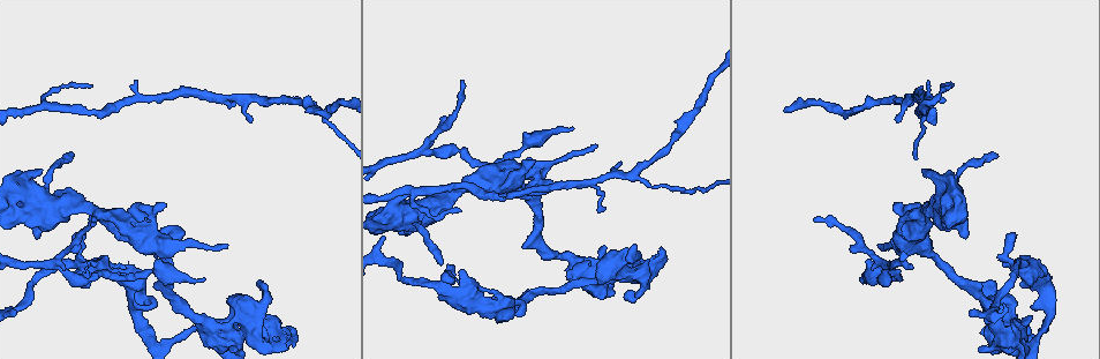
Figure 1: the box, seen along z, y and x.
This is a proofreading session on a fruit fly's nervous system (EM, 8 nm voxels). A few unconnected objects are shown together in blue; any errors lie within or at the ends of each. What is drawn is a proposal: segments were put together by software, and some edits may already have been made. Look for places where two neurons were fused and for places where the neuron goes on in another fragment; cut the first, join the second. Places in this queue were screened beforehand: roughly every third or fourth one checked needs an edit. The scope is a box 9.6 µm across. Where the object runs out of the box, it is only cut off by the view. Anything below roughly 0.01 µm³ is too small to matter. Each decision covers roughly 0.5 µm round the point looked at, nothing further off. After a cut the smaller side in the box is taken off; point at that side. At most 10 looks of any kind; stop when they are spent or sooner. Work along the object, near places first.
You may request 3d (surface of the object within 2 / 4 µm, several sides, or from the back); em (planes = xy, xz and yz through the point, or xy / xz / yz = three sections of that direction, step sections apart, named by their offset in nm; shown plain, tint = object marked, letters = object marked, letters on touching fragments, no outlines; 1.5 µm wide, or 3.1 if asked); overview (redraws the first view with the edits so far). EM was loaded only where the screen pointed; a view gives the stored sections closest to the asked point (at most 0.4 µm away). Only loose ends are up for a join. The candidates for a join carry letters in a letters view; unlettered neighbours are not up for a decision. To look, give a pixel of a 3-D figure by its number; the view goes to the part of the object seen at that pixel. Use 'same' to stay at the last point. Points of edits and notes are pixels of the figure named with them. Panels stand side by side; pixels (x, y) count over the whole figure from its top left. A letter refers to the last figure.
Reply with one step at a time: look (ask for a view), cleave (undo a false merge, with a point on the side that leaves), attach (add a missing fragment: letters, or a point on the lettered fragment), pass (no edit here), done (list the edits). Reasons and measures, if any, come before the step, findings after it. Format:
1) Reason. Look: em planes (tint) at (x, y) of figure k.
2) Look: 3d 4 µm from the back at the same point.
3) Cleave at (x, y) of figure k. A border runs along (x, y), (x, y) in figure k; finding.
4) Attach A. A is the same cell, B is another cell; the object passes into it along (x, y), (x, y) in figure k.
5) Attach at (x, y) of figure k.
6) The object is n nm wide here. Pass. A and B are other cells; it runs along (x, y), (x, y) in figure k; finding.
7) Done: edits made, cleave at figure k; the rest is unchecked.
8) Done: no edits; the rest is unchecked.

Branch stops here. Look: em xz step 8 (letters) at (989, 282) of figure 1.

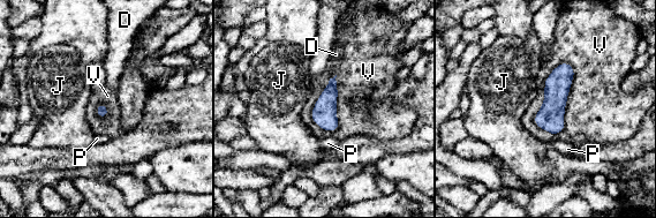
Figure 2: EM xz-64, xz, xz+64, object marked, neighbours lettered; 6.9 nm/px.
Pass. D, J, P and V are other cells; a border runs along (566, 61), (552, 135) in figure 2; none of them fits.

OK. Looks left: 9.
Free end. Look: 3d 2 µm at (86, 286) of figure 1.

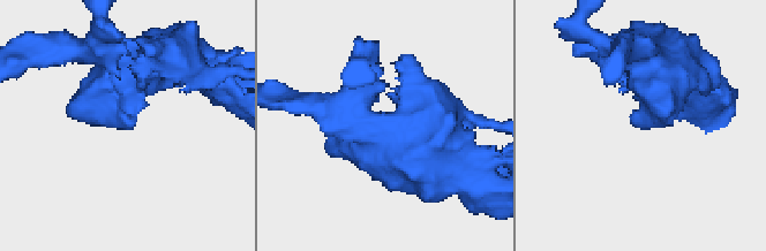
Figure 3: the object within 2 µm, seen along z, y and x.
The arms are 260, 280 nm wide; shape alone is not enough. Look: em xy step 8 (tint) at (129, 128) of figure 3.

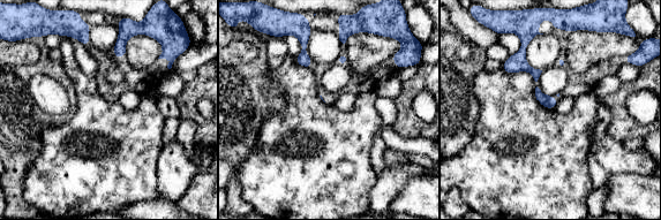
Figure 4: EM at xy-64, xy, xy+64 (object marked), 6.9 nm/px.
Look: em planes (letters) at the same point.

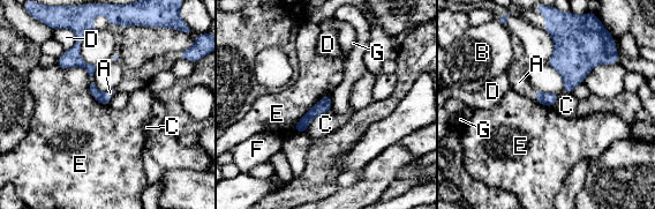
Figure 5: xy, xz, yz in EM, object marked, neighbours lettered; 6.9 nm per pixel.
Attach A. A is the same cell, B, C, D, E, F and G are other cells; it goes on there.

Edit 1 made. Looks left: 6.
Look: overview.

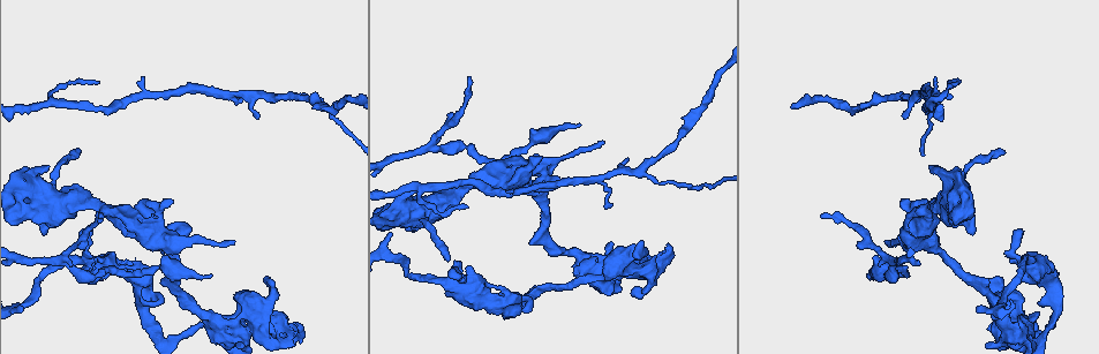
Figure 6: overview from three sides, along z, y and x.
Stops while still wide. Look: em planes (letters) at (904, 234) of figure 6.

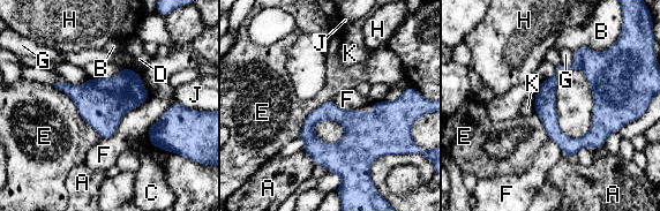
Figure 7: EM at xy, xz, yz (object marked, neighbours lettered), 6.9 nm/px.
Pass. A, B, C, D, E, F, G, H, J and K are other cells; it runs along (537, 99), (565, 69), (584, 66), (621, 104) in figure 7; no lettered fragment goes on from it.

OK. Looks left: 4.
Thin end. Look: em yz step 8 (letters) at (389, 232) of figure 6.

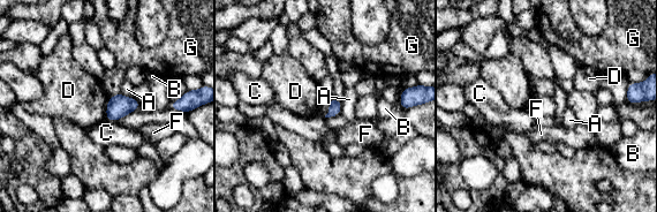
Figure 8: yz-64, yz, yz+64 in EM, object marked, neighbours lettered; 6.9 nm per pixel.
Look: em planes (letters) at the same point.

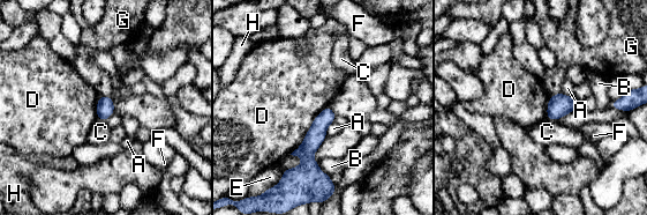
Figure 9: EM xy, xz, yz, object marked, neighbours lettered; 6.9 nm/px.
Pass. A, B, C, D, E, F, G and H are other cells; no lettered fragment goes on from it.

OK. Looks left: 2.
Done: edits made, attach at figure 5; the rest is unchecked.

